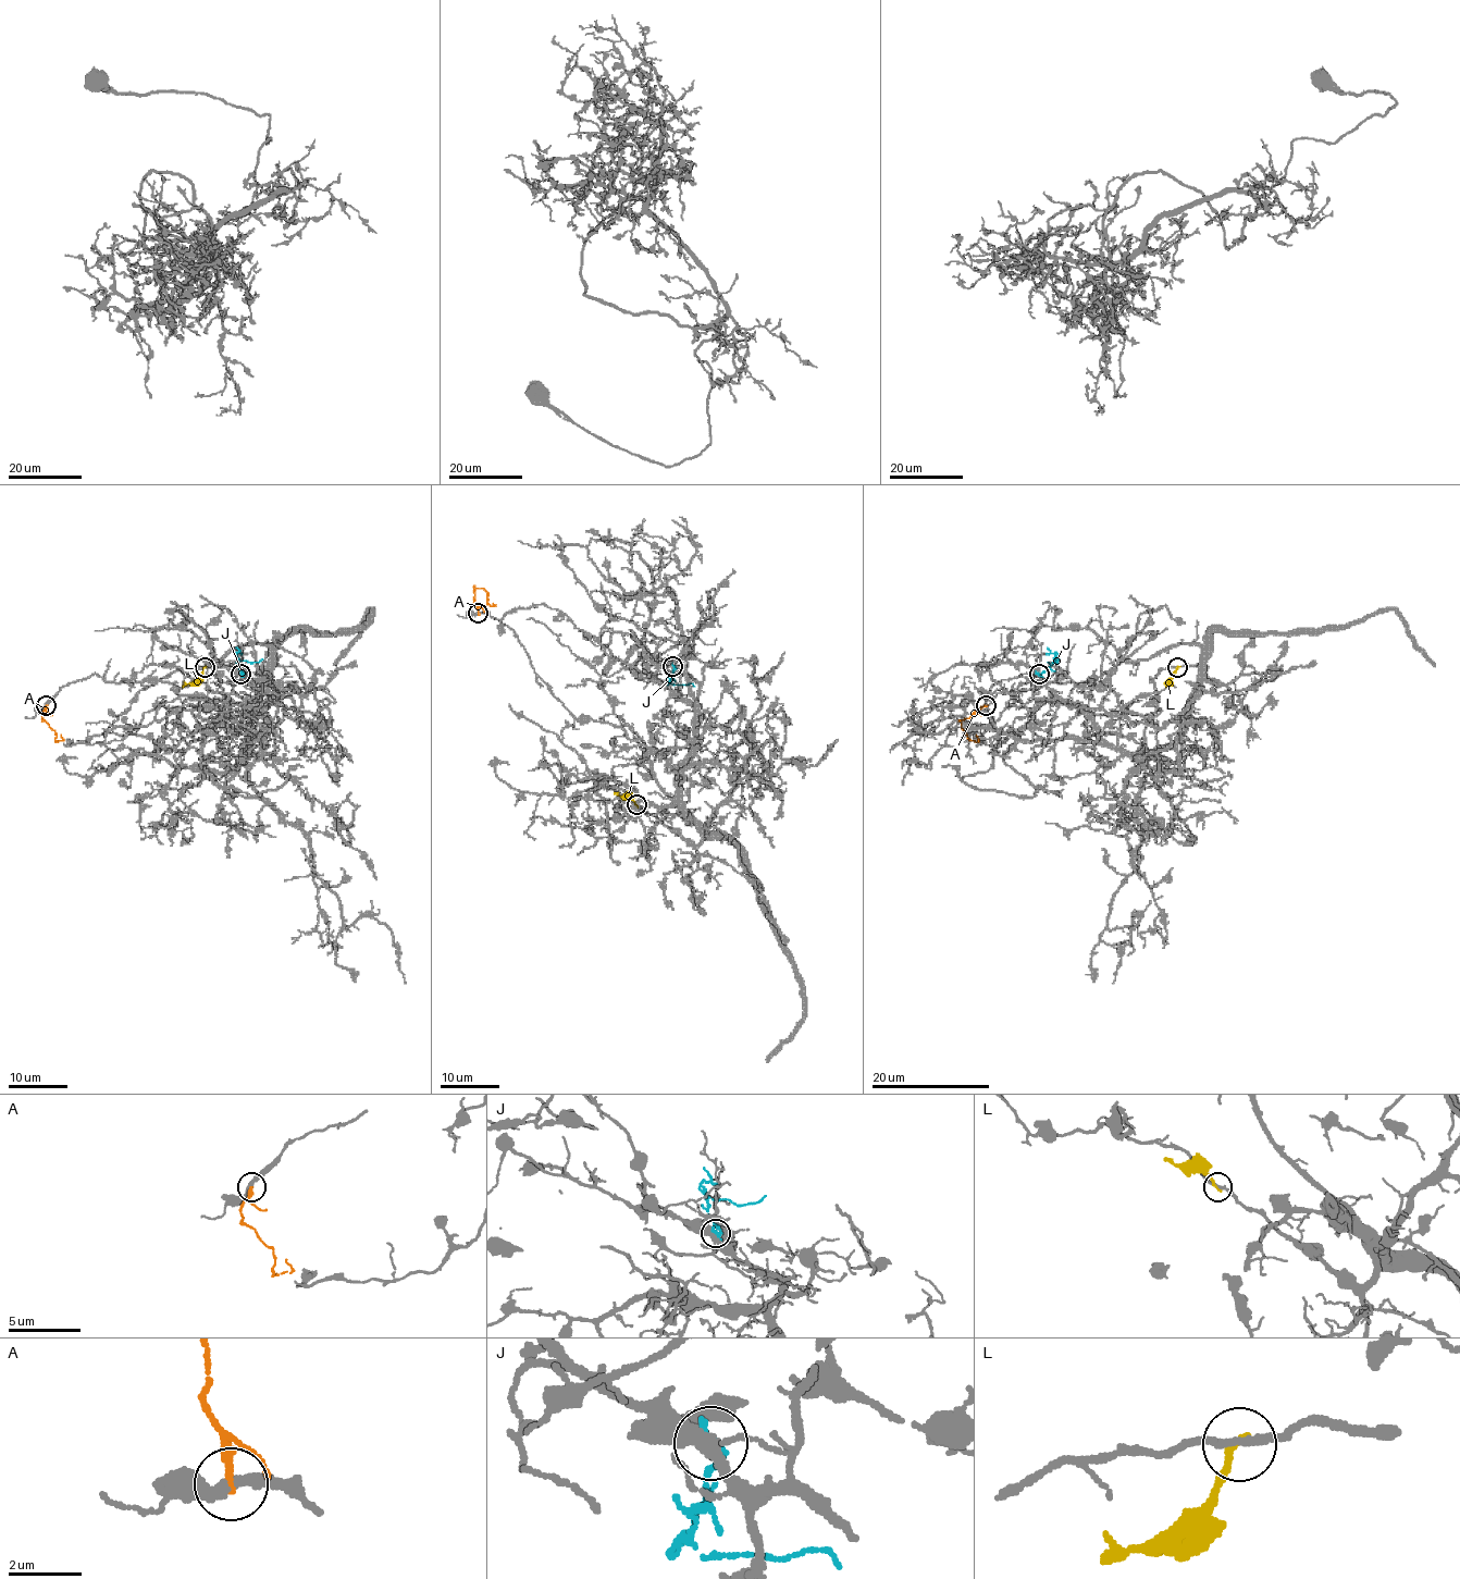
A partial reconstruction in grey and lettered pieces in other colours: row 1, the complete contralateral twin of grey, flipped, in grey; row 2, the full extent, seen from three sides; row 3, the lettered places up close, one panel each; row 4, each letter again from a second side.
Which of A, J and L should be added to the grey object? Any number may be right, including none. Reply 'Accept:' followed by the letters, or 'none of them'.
Accept: none of them

